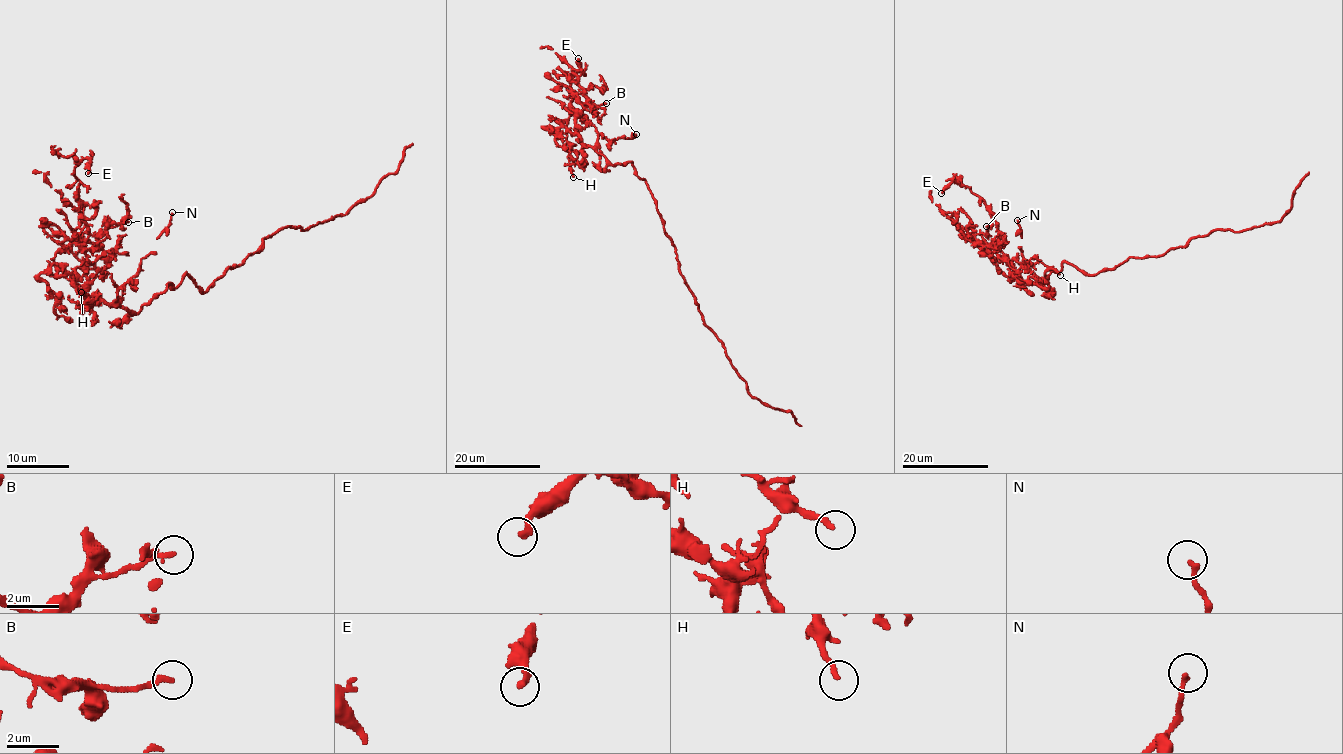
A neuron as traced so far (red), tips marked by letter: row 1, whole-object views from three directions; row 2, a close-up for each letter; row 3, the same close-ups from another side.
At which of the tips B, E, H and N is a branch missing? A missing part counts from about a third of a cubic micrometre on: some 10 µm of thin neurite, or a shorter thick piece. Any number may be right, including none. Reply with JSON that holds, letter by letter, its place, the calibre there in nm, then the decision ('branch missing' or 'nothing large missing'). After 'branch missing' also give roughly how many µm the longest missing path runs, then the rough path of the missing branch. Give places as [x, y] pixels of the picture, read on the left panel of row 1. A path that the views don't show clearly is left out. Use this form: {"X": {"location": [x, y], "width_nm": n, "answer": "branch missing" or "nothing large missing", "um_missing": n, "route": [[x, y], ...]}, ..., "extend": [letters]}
{"B": {"location": [128, 222], "width_nm": 200, "answer": "nothing large missing"}, "E": {"location": [88, 173], "width_nm": 260, "answer": "nothing large missing"}, "H": {"location": [81, 292], "width_nm": 190, "answer": "nothing large missing"}, "N": {"location": [172, 212], "width_nm": 190, "answer": "nothing large missing"}, "extend": []}

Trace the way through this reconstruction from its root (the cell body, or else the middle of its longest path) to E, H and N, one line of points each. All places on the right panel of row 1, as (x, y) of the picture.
E: (1096, 274), (1064, 262), (1059, 271), (1045, 272), (1047, 289), (1021, 281), (985, 202), (953, 182), (941, 193)
H: (1096, 274), (1064, 262), (1059, 271), (1045, 272), (1042, 289), (1021, 281), (1010, 262), (1041, 262), (1060, 275)
N: (1096, 274), (1085, 275), (1064, 262), (1059, 271), (1045, 272), (1047, 289), (1022, 280), (1017, 220)

